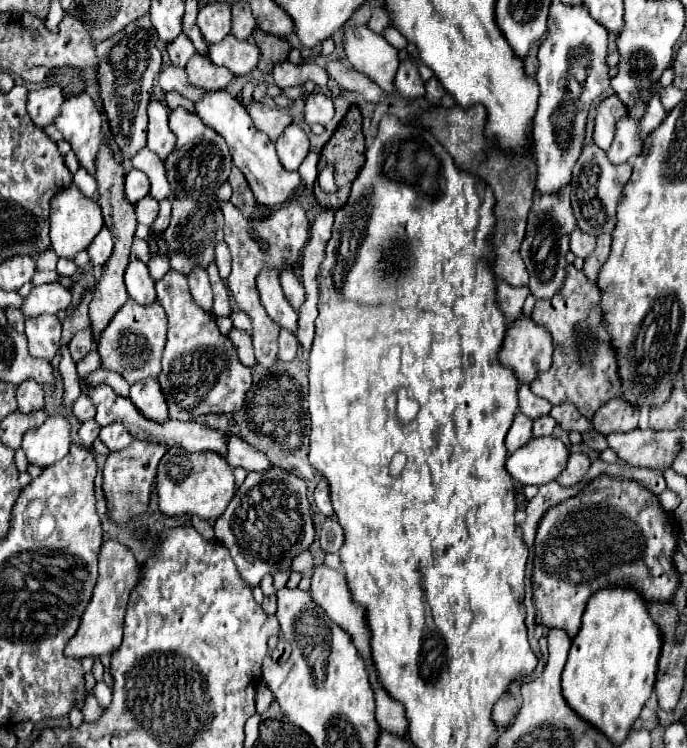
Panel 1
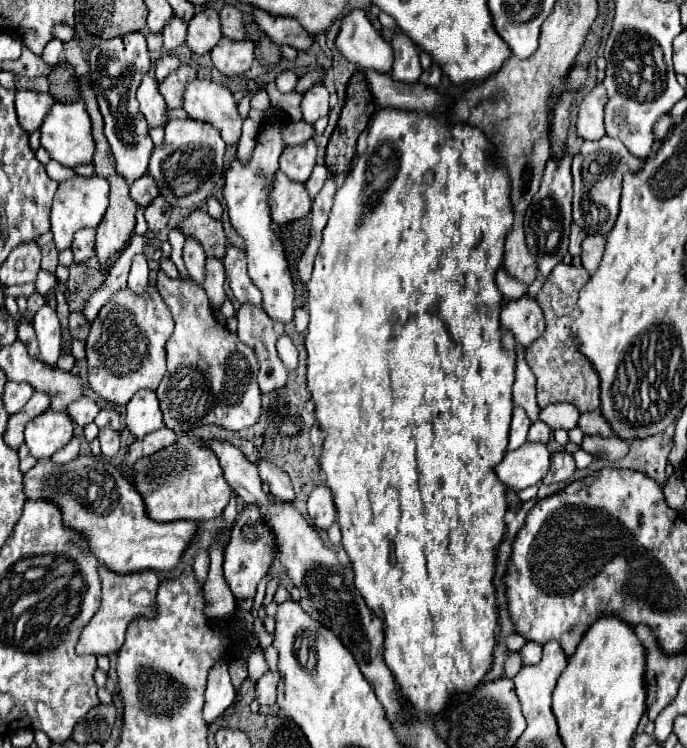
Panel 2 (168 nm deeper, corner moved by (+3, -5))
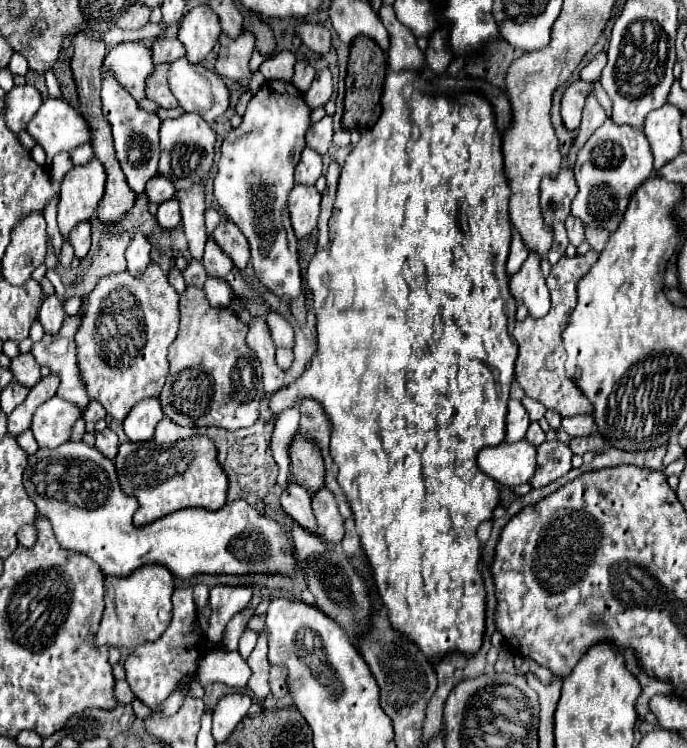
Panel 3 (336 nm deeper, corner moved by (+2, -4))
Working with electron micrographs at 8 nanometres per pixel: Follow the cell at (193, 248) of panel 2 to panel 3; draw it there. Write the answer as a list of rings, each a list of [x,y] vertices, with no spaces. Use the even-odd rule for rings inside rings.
[[[192,187],[190,191],[176,195],[182,211],[182,229],[188,241],[188,251],[192,259],[200,261],[204,255],[204,245],[208,241],[208,233],[204,227],[204,187]]]

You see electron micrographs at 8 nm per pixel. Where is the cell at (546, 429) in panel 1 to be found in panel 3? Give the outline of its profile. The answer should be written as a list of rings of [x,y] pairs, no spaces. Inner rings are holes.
[[[530,423],[528,433],[526,433],[526,441],[532,443],[534,447],[540,447],[540,445],[546,441],[546,435],[544,435],[544,431],[540,429],[538,423]]]

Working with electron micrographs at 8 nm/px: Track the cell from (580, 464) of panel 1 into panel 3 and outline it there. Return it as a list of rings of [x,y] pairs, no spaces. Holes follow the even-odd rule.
[[[544,441],[538,447],[538,469],[536,475],[532,477],[530,485],[532,487],[544,487],[560,477],[564,477],[572,469],[572,451],[568,445],[560,441]]]

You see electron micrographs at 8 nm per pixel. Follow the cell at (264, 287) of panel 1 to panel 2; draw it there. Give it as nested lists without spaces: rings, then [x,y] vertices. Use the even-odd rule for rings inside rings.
[[[277,112],[271,118],[261,120],[259,132],[255,138],[255,148],[247,164],[241,164],[237,156],[233,158],[229,170],[225,172],[225,184],[223,184],[223,198],[227,202],[227,212],[233,228],[243,236],[245,240],[245,256],[249,264],[249,276],[253,284],[263,292],[263,310],[283,324],[293,320],[293,280],[289,272],[289,264],[285,258],[285,246],[281,242],[279,230],[273,228],[273,220],[269,214],[269,190],[273,186],[275,174],[279,170],[279,156],[285,150],[285,142],[281,132],[289,124],[289,118],[285,112]]]

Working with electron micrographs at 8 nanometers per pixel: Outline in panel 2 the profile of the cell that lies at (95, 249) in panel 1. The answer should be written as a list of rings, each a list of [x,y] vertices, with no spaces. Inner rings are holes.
[[[93,228],[79,230],[77,236],[73,238],[71,250],[75,254],[75,262],[87,262],[95,250],[95,230]]]

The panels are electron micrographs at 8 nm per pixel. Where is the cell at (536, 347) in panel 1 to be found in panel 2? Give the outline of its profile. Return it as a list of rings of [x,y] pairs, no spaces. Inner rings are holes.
[[[527,294],[517,300],[505,300],[501,310],[501,326],[511,330],[515,334],[515,342],[525,348],[545,330],[543,310],[537,300]]]

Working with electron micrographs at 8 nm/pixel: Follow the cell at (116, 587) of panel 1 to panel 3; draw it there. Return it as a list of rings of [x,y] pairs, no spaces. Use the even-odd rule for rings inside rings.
[[[140,567],[134,575],[126,577],[106,576],[104,579],[104,601],[106,609],[98,631],[94,635],[94,647],[118,647],[118,649],[134,649],[140,643],[158,639],[172,617],[170,595],[174,589],[174,577],[166,567]]]

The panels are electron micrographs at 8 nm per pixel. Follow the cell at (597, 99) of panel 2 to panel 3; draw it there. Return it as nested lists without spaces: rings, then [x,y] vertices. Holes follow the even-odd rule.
[[[574,81],[562,97],[562,119],[568,131],[576,131],[582,121],[582,111],[586,105],[586,95],[590,93],[590,81]]]

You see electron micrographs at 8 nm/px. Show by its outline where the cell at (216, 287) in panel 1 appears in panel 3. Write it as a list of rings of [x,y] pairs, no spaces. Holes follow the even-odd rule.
[[[208,239],[208,243],[206,243],[202,265],[206,269],[206,275],[212,279],[224,279],[224,275],[228,275],[234,269],[230,257],[224,255],[222,249],[212,239]]]

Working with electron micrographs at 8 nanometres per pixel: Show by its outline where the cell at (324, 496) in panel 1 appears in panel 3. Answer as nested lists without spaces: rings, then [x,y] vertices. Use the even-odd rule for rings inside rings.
[[[320,489],[312,495],[312,511],[318,523],[318,535],[326,541],[340,541],[342,539],[342,517],[336,507],[334,493],[330,489]]]

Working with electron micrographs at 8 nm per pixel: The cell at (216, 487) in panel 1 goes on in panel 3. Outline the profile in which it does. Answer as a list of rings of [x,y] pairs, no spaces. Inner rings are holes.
[[[200,435],[166,445],[154,441],[122,443],[116,455],[116,473],[122,489],[138,499],[138,511],[134,515],[136,525],[146,525],[182,507],[218,511],[228,499],[230,481],[218,461],[218,449],[208,437]]]

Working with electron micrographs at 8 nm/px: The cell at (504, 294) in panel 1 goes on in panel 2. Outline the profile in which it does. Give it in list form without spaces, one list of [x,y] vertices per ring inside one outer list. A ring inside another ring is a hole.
[[[499,268],[499,272],[497,272],[497,286],[503,292],[503,296],[509,298],[509,300],[519,298],[519,296],[523,296],[527,292],[527,284],[519,282],[511,274],[507,274],[505,268]]]

